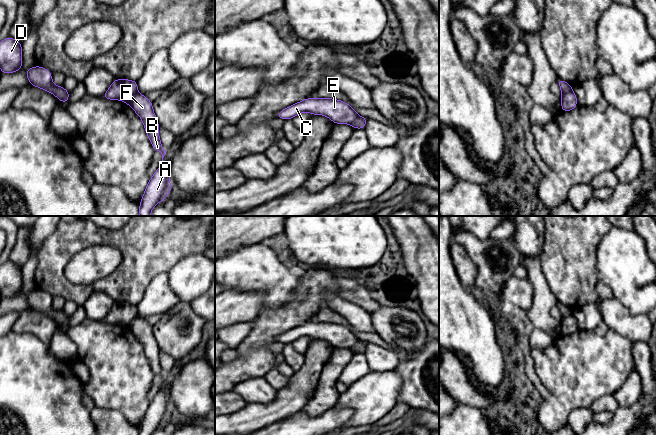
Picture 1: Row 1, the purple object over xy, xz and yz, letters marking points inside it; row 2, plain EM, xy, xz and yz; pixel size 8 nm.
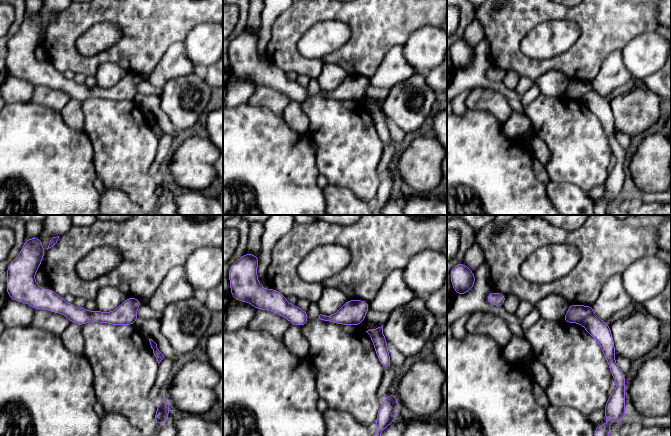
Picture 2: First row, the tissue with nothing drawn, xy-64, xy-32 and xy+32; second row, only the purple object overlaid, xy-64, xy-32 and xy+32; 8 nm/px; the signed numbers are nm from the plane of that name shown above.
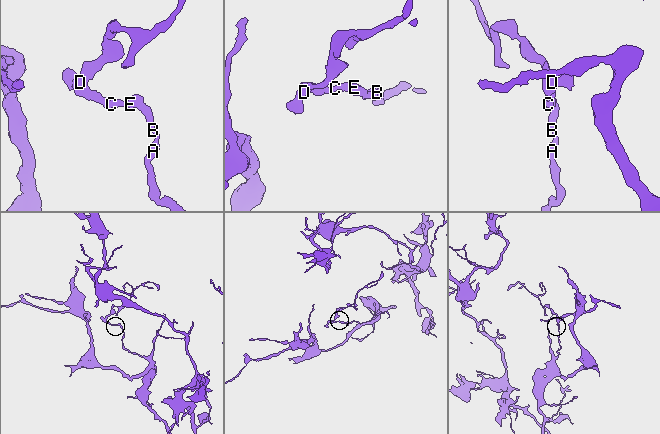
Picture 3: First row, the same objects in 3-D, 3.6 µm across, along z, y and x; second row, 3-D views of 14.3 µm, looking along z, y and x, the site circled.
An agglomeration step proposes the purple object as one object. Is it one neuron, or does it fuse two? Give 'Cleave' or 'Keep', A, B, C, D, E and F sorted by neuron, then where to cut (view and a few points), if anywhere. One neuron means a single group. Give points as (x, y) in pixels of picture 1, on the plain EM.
Cleave. Groups: A B F / C D E. Split along xy (136, 315), (126, 327)

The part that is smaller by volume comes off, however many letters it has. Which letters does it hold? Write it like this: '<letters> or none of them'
C, D, E

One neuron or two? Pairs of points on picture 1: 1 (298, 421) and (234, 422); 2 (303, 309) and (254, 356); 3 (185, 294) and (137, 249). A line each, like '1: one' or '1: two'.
1: two
2: one
3: two

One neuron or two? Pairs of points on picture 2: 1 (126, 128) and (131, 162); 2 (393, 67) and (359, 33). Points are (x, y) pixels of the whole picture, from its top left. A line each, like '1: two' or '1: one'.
1: one
2: two

